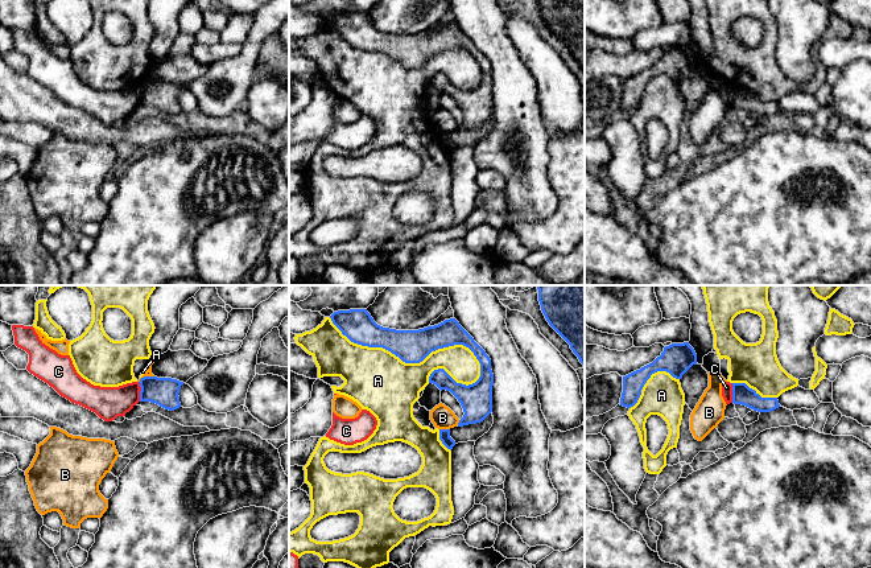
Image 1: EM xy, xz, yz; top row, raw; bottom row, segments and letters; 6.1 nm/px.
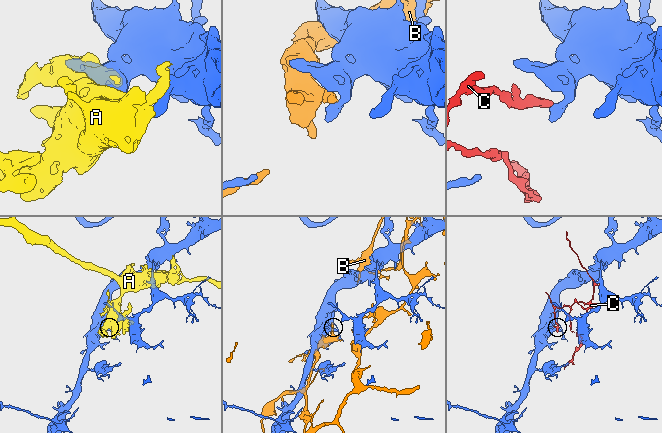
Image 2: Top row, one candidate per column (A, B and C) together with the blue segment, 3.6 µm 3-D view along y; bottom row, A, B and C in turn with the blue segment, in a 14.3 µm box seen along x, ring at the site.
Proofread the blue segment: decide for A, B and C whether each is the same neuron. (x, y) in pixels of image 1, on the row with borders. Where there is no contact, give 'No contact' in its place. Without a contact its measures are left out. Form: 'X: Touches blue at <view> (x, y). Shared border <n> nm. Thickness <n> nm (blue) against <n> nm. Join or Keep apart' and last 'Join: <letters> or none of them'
A: Touches blue at xz (411, 362). Shared border 1000 nm. Thickness 200 nm (blue) against 380 nm. Keep apart
B: Touches blue at xz (445, 429). Shared border 60 nm. Thickness 70 nm (blue) against 140 nm. Keep apart
C: Touches blue at xy (140, 391). Shared border 120 nm. Thickness 180 nm (blue) against 200 nm. Keep apart
Join: none of them

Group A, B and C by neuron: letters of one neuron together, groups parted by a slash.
A / B / C

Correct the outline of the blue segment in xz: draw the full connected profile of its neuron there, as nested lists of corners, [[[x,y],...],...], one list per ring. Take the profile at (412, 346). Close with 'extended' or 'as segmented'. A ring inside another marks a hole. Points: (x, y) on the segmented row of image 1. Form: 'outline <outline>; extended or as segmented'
outline [[[367,309],[338,310],[330,318],[351,342],[383,347],[405,363],[420,363],[438,349],[454,345],[468,347],[480,363],[480,376],[475,383],[457,383],[443,369],[434,370],[429,383],[441,391],[450,391],[458,399],[465,412],[458,427],[480,423],[492,412],[491,359],[455,318],[418,330],[383,328],[373,321]]]; as segmented

